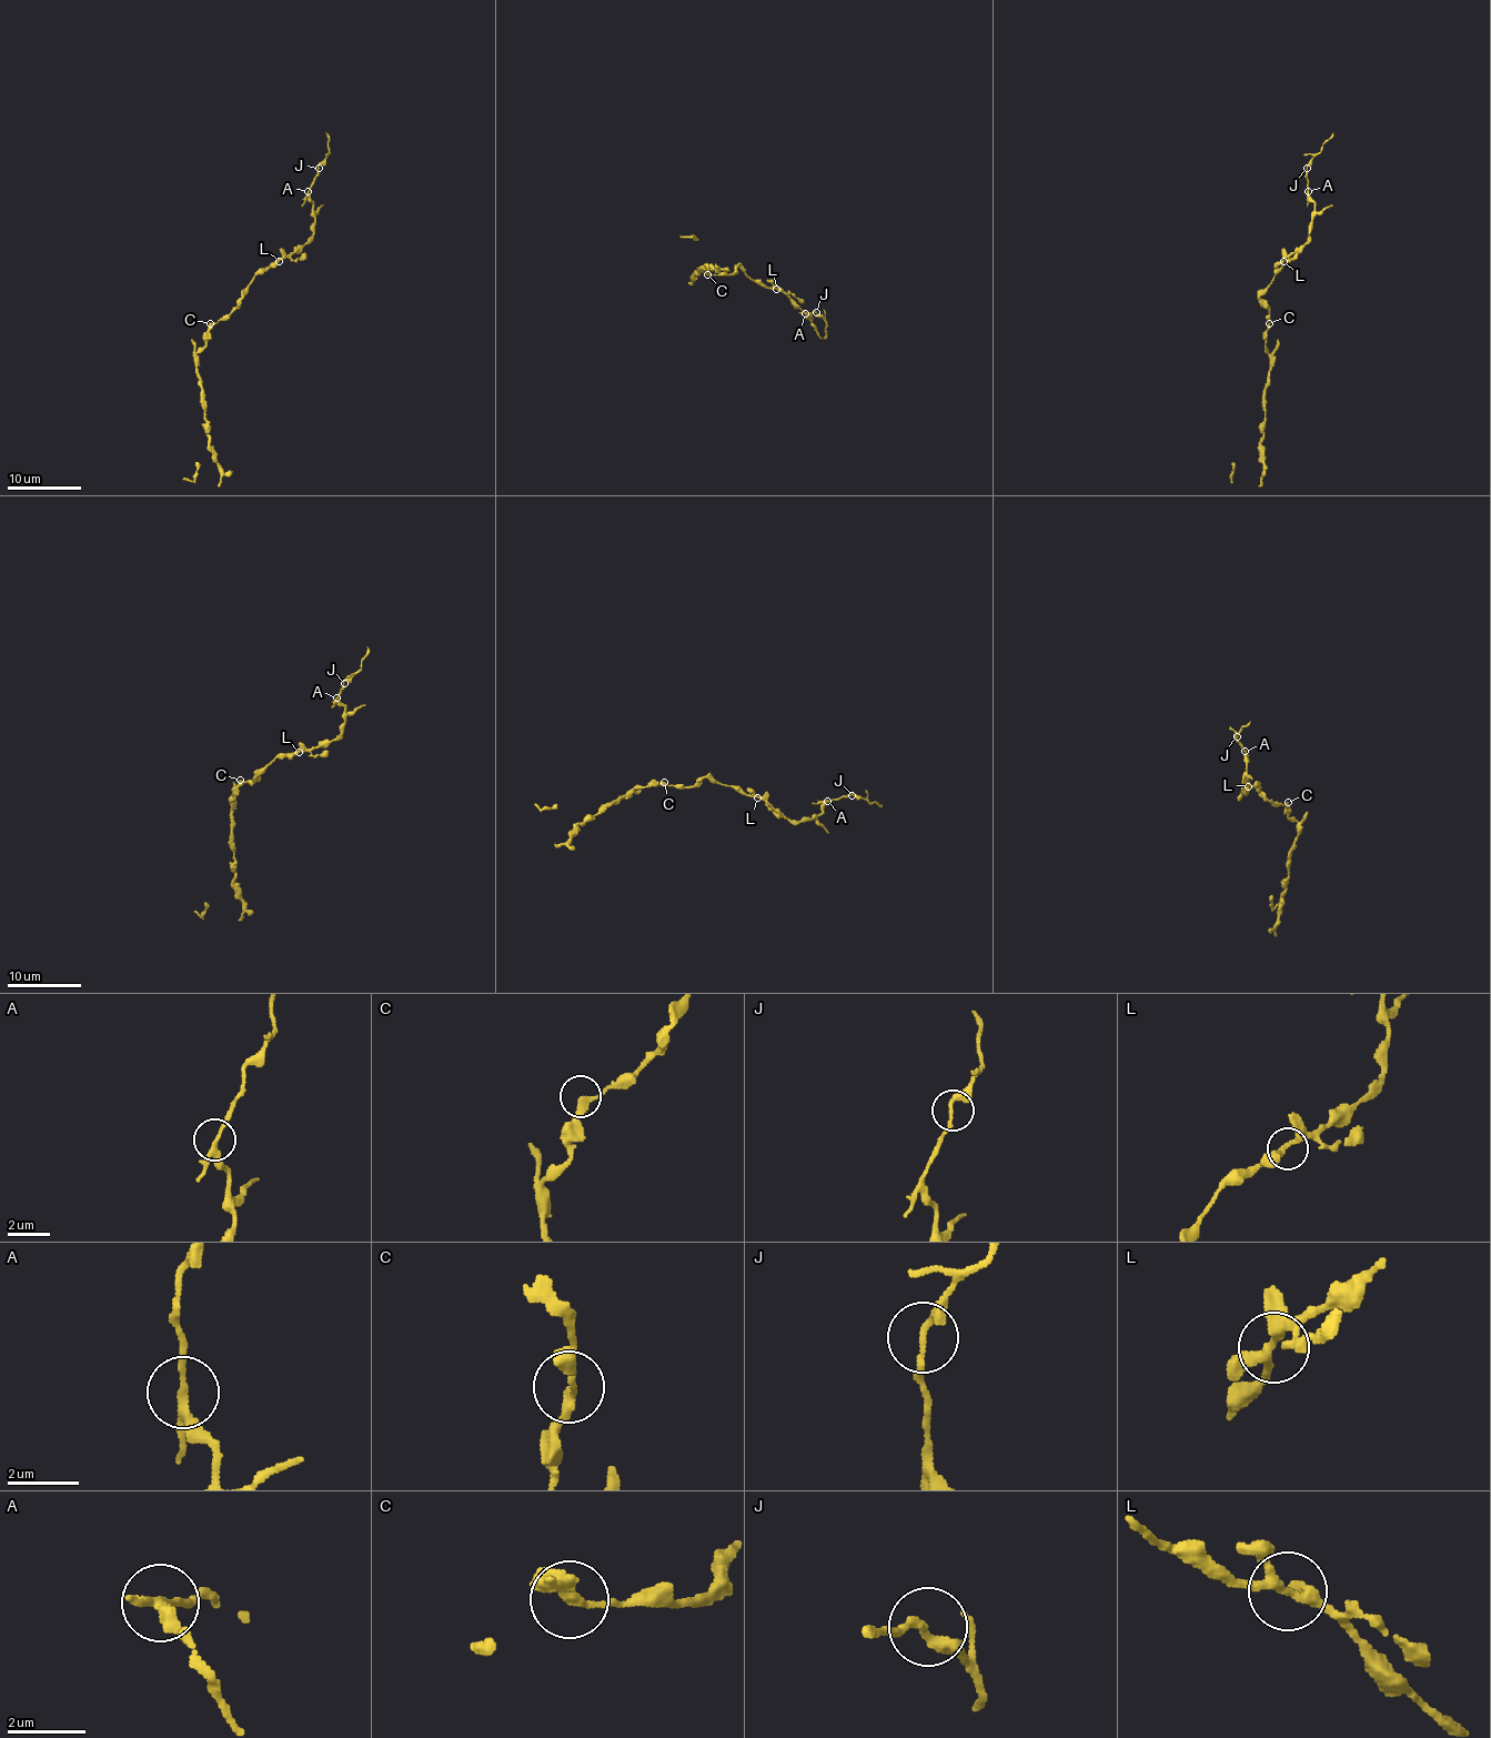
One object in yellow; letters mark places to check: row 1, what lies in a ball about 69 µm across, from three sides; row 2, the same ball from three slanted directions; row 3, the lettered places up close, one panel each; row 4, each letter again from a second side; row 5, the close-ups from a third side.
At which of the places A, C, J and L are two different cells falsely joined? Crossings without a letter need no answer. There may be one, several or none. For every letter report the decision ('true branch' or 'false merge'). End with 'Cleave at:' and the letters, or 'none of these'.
A: true branch
C: true branch
J: true branch
L: true branch
Cleave at: none of these

